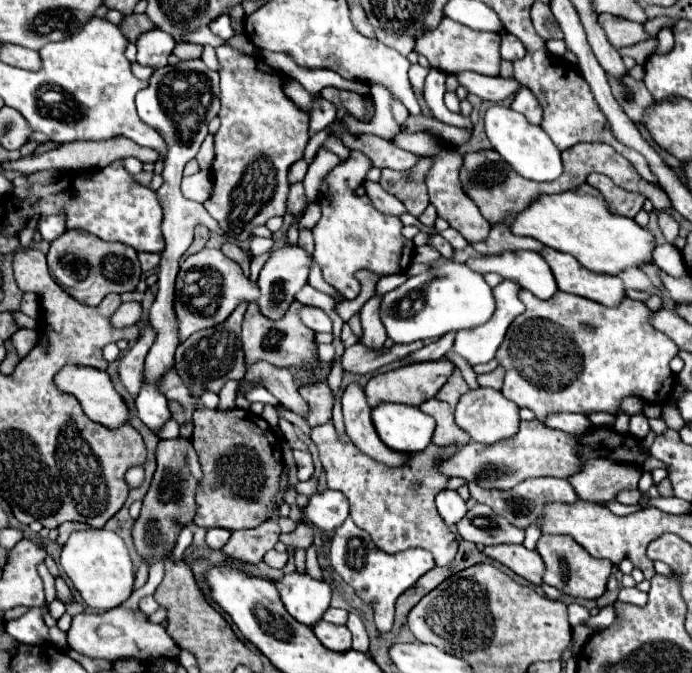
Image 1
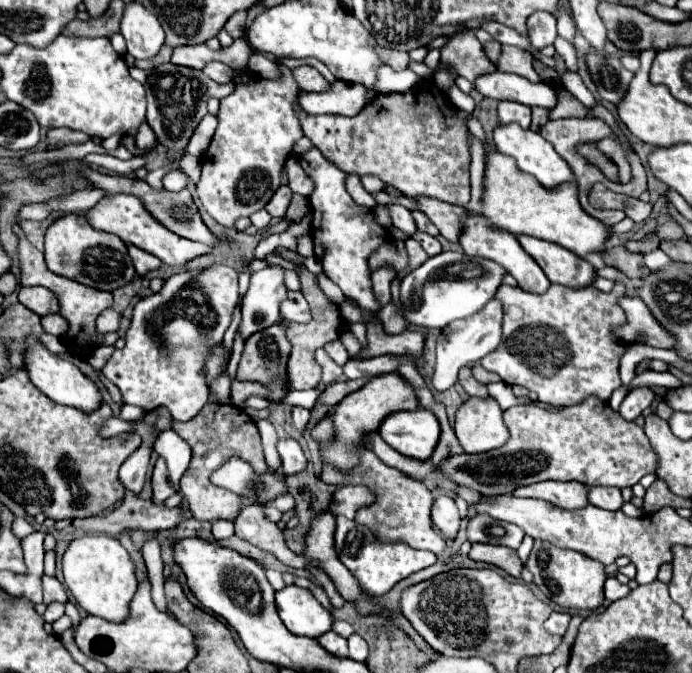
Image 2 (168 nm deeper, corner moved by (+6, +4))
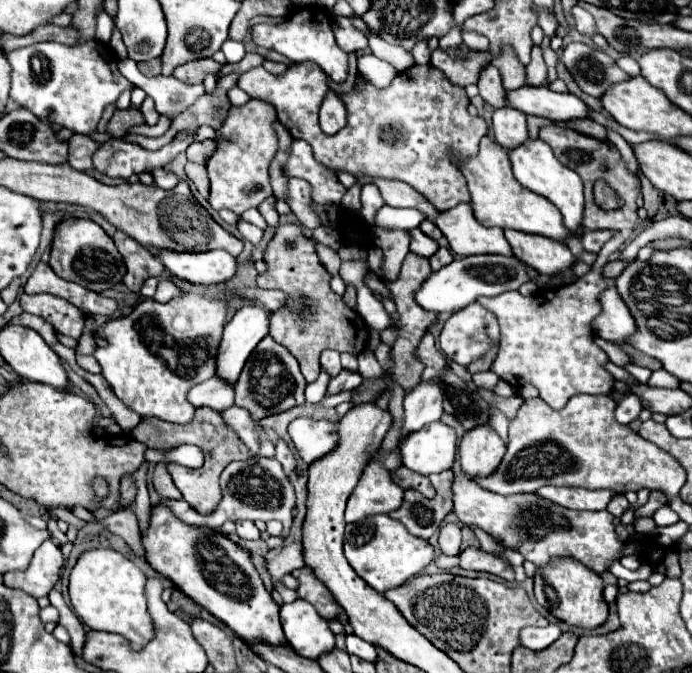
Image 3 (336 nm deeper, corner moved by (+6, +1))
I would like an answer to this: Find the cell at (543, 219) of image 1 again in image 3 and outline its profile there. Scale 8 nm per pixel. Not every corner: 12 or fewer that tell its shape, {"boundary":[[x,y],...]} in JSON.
{"boundary":[[482,137],[462,161],[482,225],[554,241],[562,215],[514,179],[506,149]]}

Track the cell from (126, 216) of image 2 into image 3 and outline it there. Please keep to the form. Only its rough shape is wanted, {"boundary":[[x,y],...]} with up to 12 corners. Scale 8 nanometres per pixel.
{"boundary":[[150,249],[172,275],[192,283],[234,277],[236,259],[222,251]]}

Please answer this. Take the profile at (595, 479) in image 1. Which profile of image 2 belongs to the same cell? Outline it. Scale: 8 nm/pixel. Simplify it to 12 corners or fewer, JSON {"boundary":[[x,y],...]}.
{"boundary":[[588,488],[590,504],[620,510],[624,504],[618,488]]}

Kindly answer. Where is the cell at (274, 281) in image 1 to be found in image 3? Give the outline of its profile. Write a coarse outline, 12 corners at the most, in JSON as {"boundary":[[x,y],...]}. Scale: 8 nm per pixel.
{"boundary":[[248,303],[224,325],[218,377],[236,383],[268,335],[270,311]]}

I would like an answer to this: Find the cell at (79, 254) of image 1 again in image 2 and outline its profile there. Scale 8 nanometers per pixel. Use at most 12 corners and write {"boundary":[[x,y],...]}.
{"boundary":[[66,214],[46,230],[46,264],[98,290],[132,280],[126,244]]}

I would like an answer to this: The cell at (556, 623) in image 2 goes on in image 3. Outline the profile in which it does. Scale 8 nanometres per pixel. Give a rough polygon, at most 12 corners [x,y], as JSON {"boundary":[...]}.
{"boundary":[[558,623],[526,627],[520,633],[524,647],[542,651],[562,635]]}

